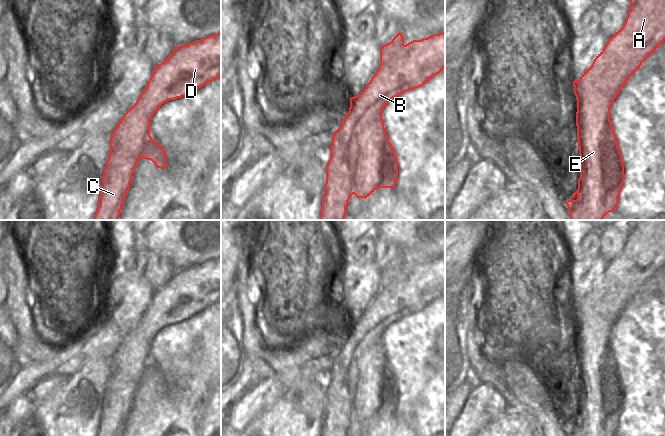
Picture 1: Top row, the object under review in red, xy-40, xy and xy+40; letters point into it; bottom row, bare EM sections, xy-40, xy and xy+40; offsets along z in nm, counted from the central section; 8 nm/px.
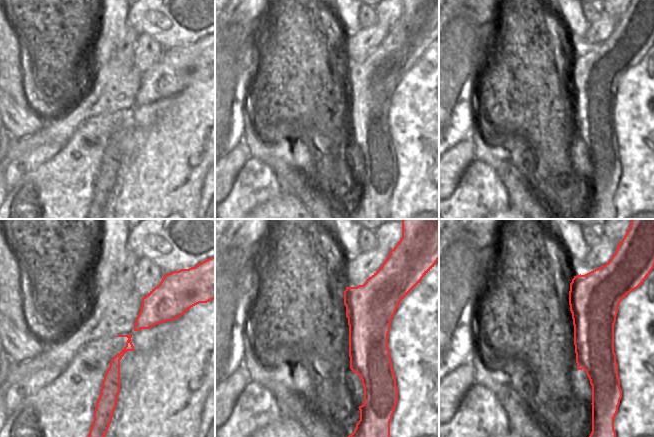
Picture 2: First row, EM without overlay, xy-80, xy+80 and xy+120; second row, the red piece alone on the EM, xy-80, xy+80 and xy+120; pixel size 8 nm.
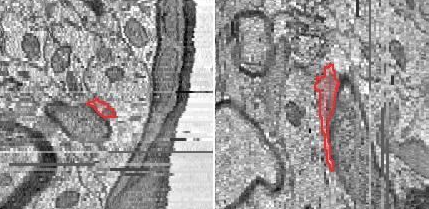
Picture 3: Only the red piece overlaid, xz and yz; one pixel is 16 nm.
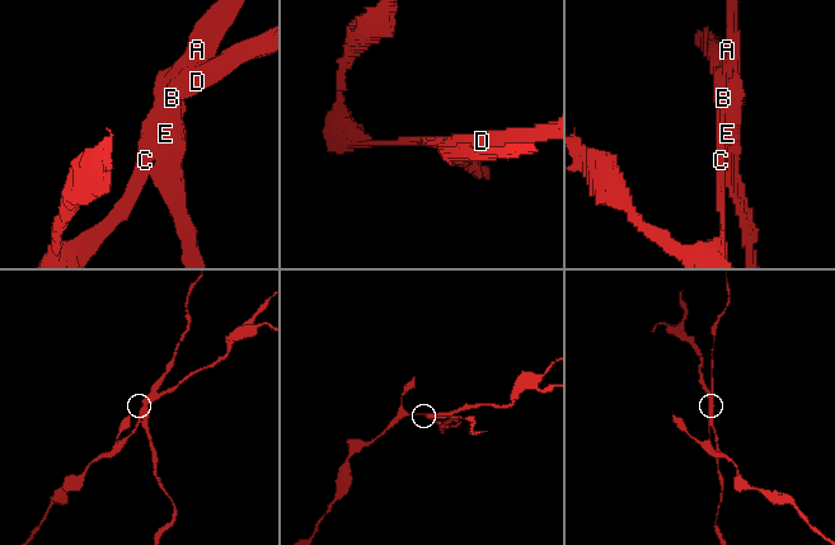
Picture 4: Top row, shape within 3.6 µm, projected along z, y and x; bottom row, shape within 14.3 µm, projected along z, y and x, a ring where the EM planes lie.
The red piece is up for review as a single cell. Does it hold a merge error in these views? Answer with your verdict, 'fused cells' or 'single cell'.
fused cells

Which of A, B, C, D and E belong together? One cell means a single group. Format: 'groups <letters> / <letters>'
groups A E / B C D

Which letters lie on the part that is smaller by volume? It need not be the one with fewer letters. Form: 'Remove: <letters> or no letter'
Remove: A, E

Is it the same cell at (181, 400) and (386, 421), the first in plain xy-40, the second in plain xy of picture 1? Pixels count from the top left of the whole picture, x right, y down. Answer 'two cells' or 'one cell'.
one cell

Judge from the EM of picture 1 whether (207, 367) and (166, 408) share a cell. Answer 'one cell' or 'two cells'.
one cell

